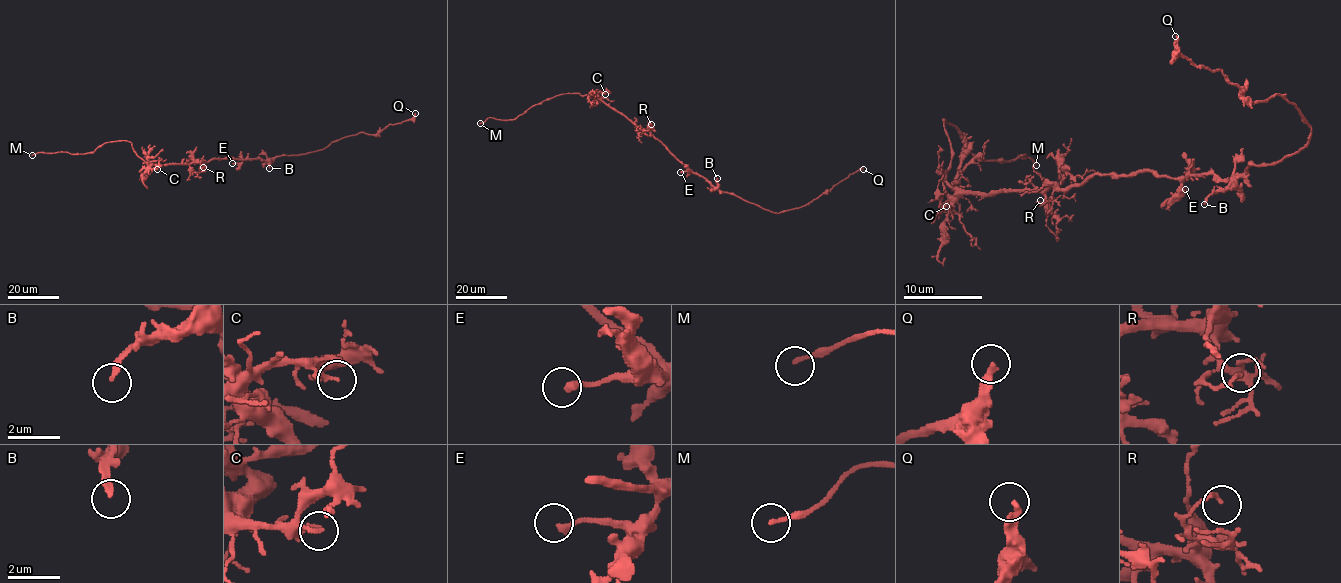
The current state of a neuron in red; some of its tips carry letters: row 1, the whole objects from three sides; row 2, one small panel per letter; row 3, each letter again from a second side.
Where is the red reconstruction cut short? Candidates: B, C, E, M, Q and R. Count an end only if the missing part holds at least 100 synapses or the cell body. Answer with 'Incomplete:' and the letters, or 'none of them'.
Incomplete: M

